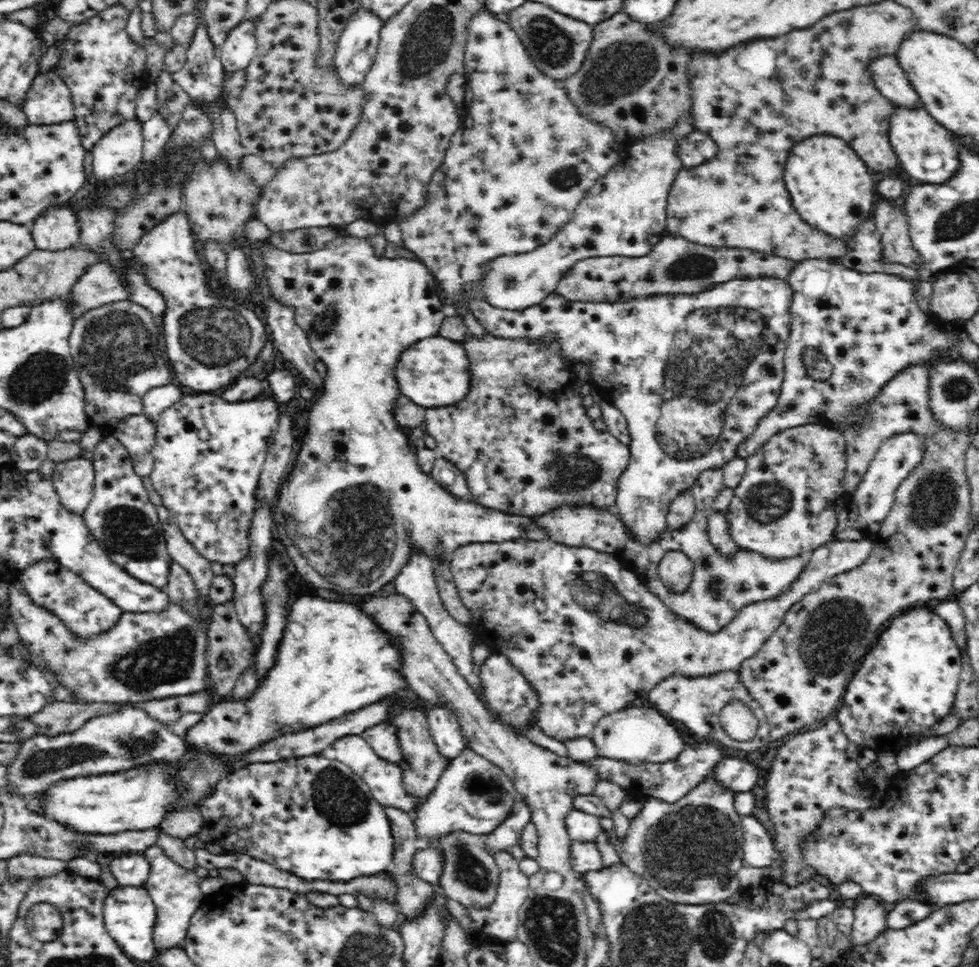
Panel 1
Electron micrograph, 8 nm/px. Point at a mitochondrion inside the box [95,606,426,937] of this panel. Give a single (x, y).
(152, 663)

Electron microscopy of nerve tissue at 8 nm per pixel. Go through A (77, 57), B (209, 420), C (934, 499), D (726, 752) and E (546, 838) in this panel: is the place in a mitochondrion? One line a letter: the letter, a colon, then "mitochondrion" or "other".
A: other
B: other
C: mitochondrion
D: other
E: other

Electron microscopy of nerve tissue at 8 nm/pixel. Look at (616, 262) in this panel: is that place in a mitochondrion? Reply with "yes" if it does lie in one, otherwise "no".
no

